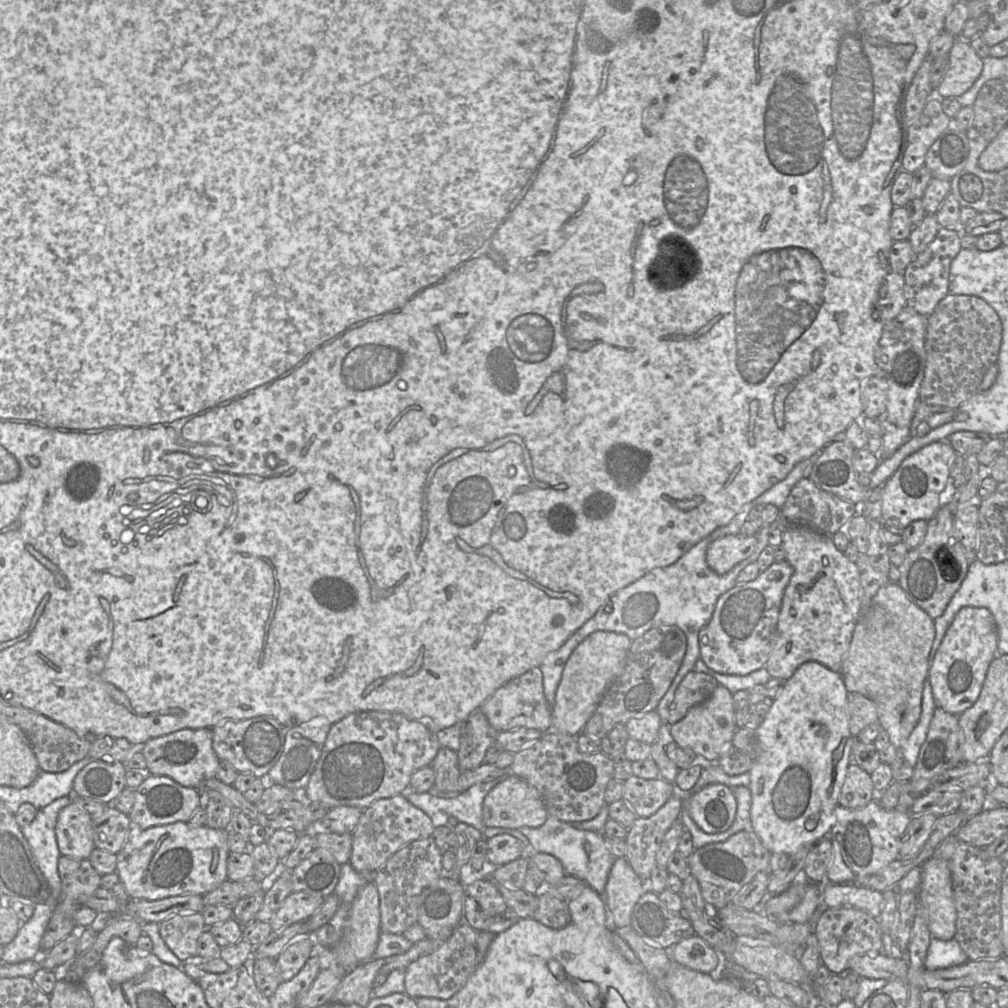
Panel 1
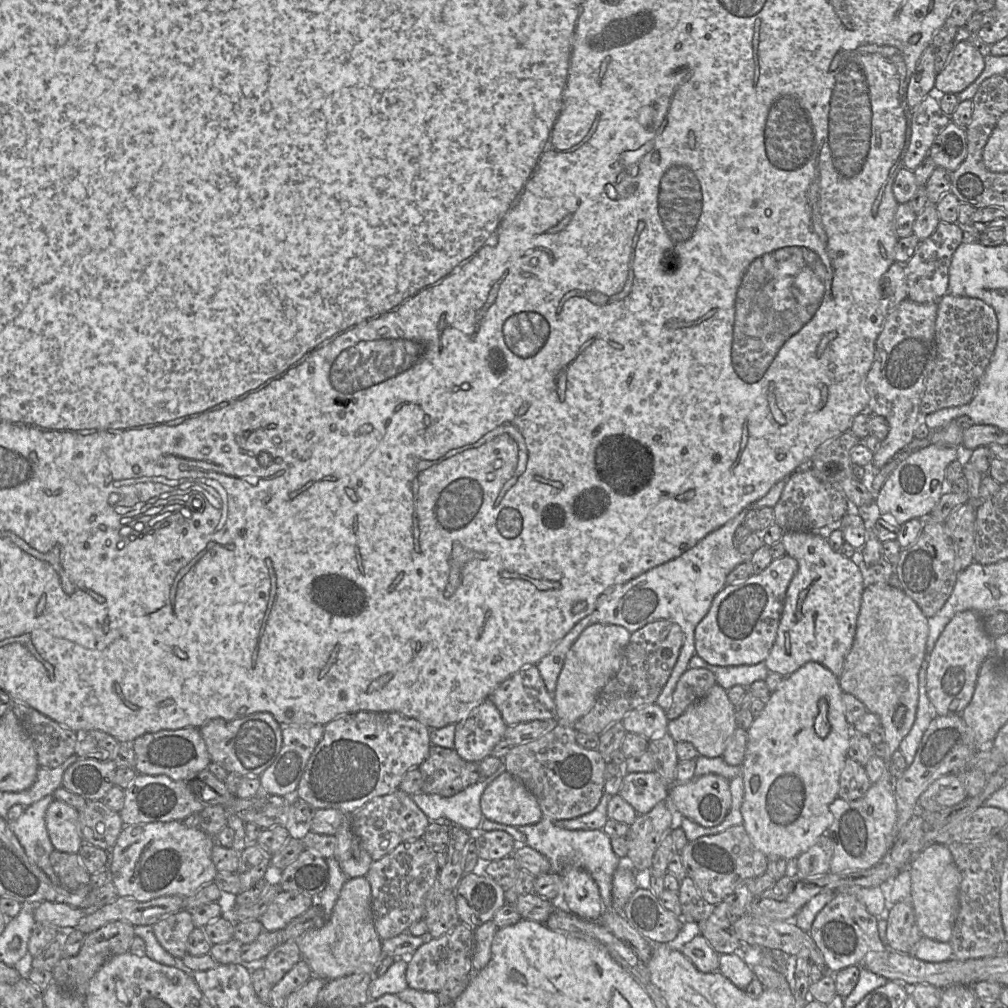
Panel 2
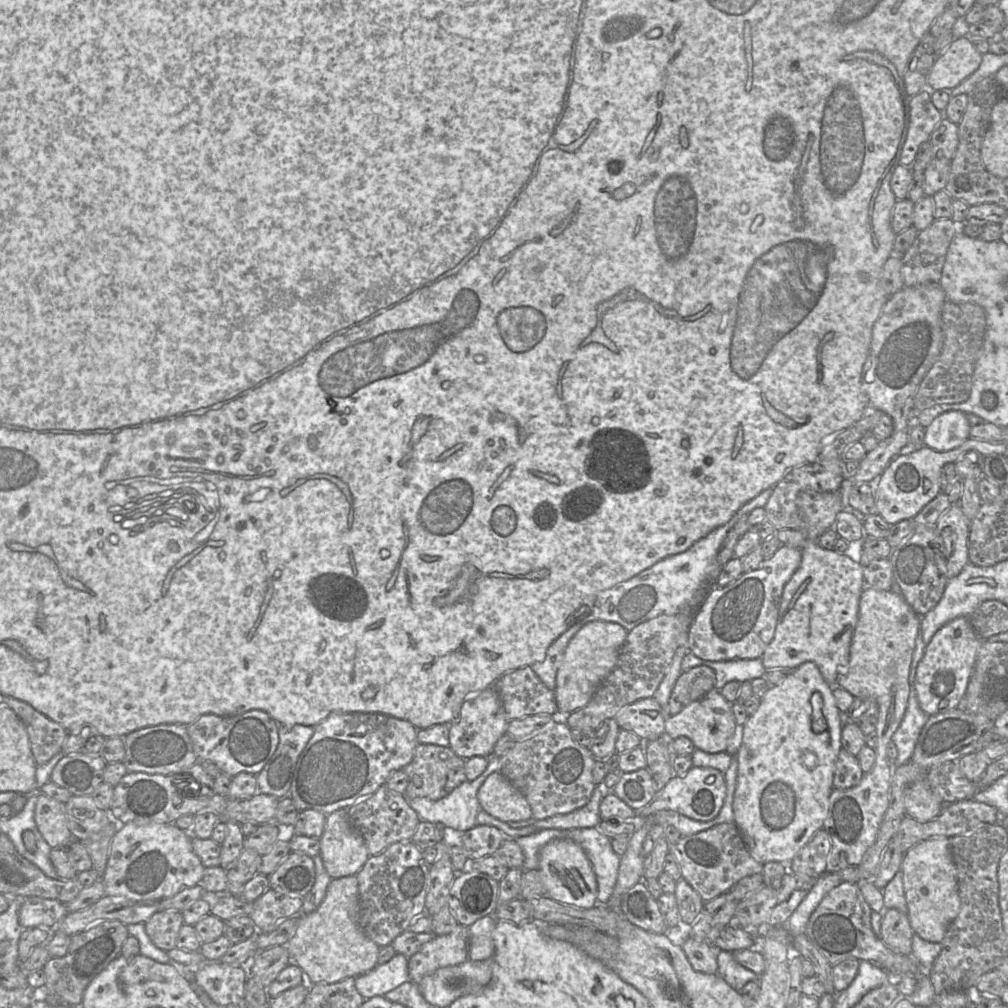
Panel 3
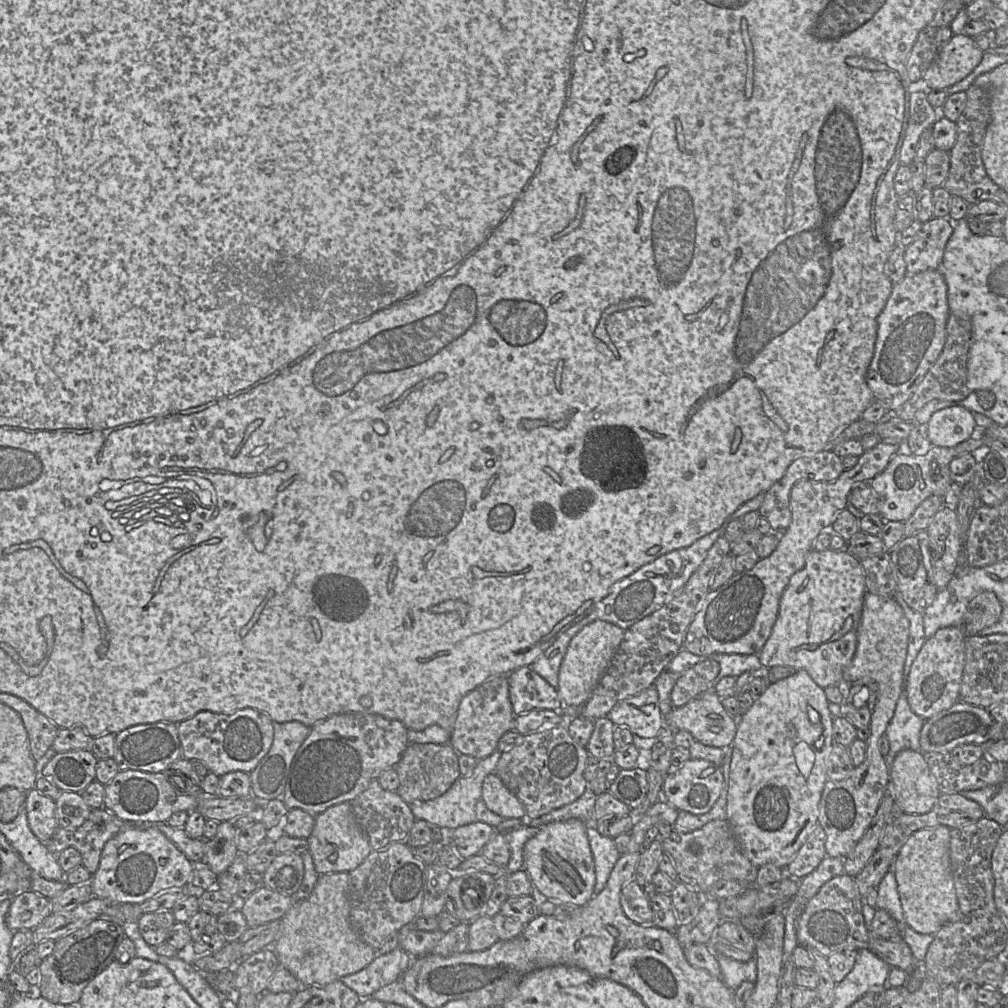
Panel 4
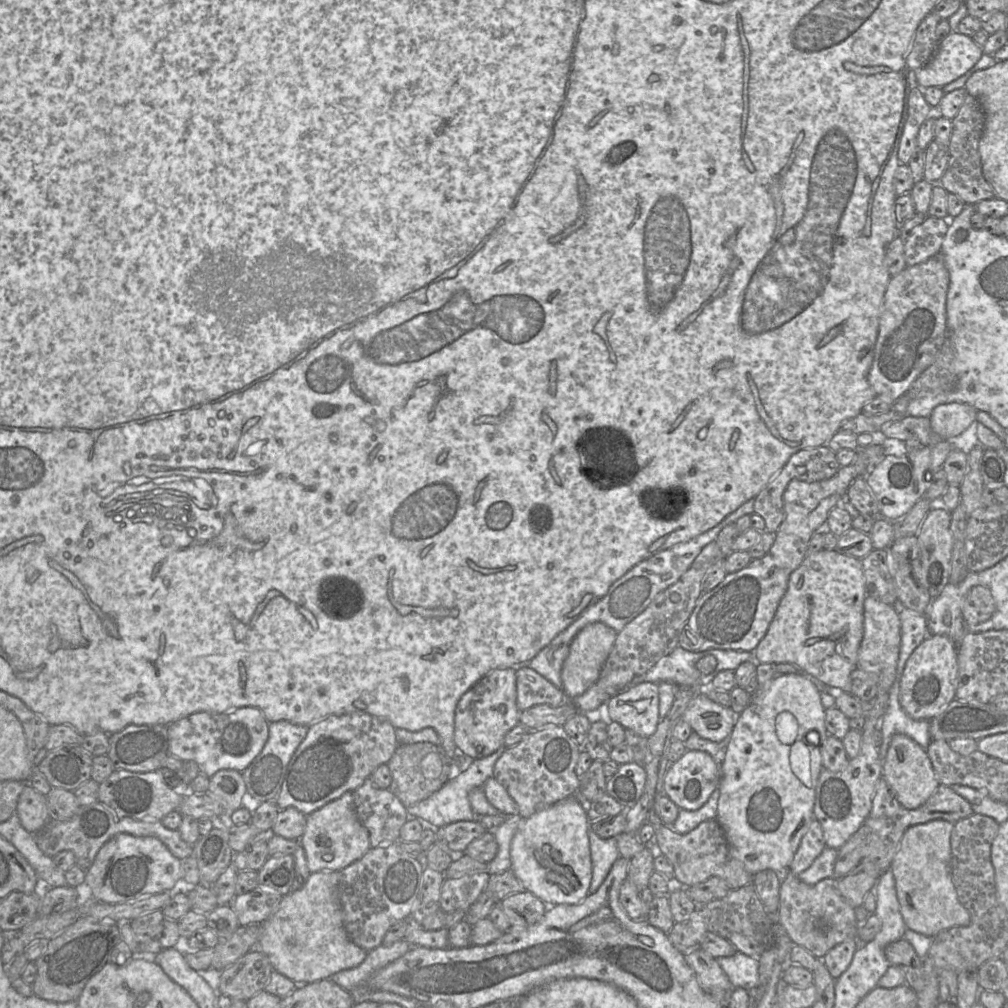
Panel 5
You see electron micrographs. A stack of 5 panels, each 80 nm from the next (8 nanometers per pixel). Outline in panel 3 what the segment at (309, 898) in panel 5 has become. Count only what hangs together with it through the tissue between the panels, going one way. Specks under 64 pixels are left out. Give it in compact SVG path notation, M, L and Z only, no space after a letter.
M352 875L332 879L319 907L300 917L296 933L285 947L291 963L301 968L309 985L356 978L378 965L380 947L362 930L359 910L358 879Z

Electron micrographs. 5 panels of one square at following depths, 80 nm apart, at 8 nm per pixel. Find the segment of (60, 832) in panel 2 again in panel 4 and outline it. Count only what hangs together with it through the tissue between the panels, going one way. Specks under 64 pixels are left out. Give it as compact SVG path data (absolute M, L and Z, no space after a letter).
M33 788L26 794L25 809L34 835L42 842L50 839L59 827L55 801Z

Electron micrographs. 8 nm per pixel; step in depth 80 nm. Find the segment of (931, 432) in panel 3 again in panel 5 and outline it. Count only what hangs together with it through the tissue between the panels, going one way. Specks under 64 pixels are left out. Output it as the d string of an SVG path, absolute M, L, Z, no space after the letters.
M960 402L939 405L930 416L931 428L942 440L955 438L976 421L977 411L973 406Z

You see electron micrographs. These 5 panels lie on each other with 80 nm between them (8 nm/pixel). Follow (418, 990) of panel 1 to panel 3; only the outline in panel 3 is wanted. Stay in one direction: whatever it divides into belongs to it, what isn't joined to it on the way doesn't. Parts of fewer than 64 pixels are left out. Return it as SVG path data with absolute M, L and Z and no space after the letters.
M458 924L449 934L435 936L409 958L410 981L418 984L440 968L455 966L469 959L469 927Z

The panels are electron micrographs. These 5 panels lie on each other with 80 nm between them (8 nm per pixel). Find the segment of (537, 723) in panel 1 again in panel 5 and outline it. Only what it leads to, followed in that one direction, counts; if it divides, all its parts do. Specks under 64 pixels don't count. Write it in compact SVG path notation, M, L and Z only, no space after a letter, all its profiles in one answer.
M522 665L516 668L516 704L519 711L536 705L559 706L565 700L564 692L541 674Z

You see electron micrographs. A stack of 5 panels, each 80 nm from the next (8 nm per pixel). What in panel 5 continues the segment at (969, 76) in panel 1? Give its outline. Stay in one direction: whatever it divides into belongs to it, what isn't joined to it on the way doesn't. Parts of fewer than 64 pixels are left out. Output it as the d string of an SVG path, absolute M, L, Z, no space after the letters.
M951 32L939 42L930 62L912 74L918 87L942 88L968 72L982 55L982 48L972 37Z

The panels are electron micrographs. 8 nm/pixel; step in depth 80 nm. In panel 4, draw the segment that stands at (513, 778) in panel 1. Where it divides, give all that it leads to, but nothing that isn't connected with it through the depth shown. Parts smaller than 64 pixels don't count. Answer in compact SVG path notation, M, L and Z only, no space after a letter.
M489 774L483 781L482 799L487 808L501 817L523 819L526 812L521 801L504 785L495 774Z

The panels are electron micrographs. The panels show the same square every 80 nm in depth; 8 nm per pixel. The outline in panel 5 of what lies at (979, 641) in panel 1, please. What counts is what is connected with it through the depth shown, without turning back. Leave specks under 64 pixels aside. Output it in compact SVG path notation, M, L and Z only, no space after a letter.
M928 635L911 653L900 680L899 701L913 719L930 721L955 699L958 677L958 644L946 635Z

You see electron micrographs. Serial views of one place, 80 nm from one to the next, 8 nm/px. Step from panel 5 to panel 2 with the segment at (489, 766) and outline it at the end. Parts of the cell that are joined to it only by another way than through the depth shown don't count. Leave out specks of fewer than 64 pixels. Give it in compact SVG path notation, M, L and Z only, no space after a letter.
M503 763L490 776L450 797L431 793L417 793L409 797L430 821L447 826L454 823L467 830L479 829L484 819L480 808L481 795L485 788L504 772L506 770Z

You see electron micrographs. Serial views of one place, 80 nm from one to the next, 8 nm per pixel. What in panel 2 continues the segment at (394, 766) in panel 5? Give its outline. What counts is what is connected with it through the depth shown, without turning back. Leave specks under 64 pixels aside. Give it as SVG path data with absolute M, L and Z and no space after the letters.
M431 745L429 756L418 767L423 777L421 793L450 797L482 779L479 762L462 759L454 749Z

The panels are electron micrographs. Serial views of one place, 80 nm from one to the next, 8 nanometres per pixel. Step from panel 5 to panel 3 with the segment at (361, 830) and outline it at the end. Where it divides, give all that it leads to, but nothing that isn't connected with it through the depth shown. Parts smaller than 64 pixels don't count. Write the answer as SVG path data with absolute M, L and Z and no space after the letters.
M348 809L326 816L320 840L320 856L332 879L356 875L369 859L362 835L352 825Z

